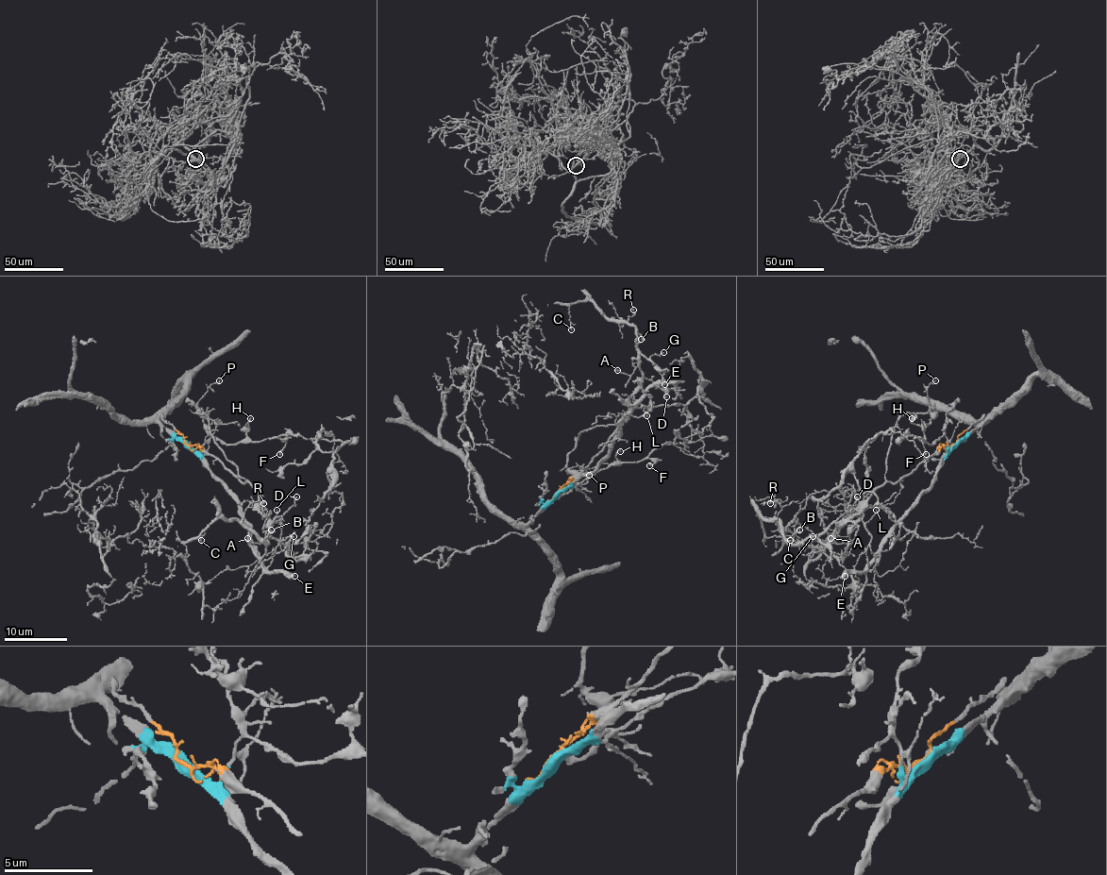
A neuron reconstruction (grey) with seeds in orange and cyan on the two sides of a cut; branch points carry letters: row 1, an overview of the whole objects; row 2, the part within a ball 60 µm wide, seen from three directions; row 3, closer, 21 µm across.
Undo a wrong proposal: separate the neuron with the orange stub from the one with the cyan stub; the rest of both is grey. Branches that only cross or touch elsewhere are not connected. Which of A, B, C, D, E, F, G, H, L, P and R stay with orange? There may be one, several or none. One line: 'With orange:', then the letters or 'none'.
With orange: A, B, C, D, G, L, P, R

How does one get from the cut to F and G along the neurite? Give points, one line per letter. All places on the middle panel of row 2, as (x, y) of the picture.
F: (556, 494), (582, 482), (603, 468), (644, 459), (655, 462), (648, 465)
G: (556, 494), (601, 449), (628, 412), (628, 399), (643, 376), (639, 357), (662, 352)

